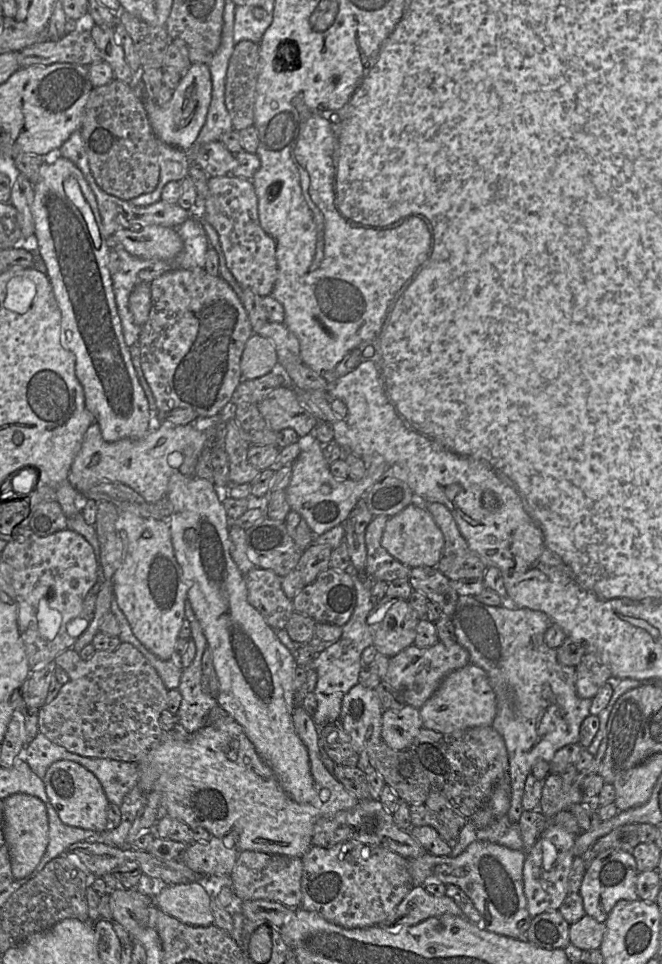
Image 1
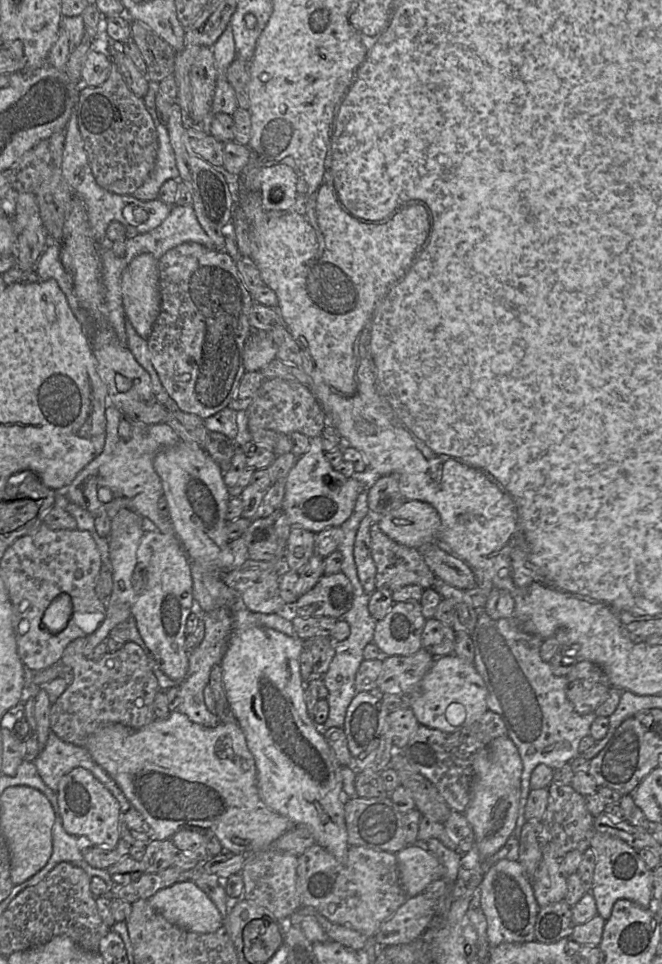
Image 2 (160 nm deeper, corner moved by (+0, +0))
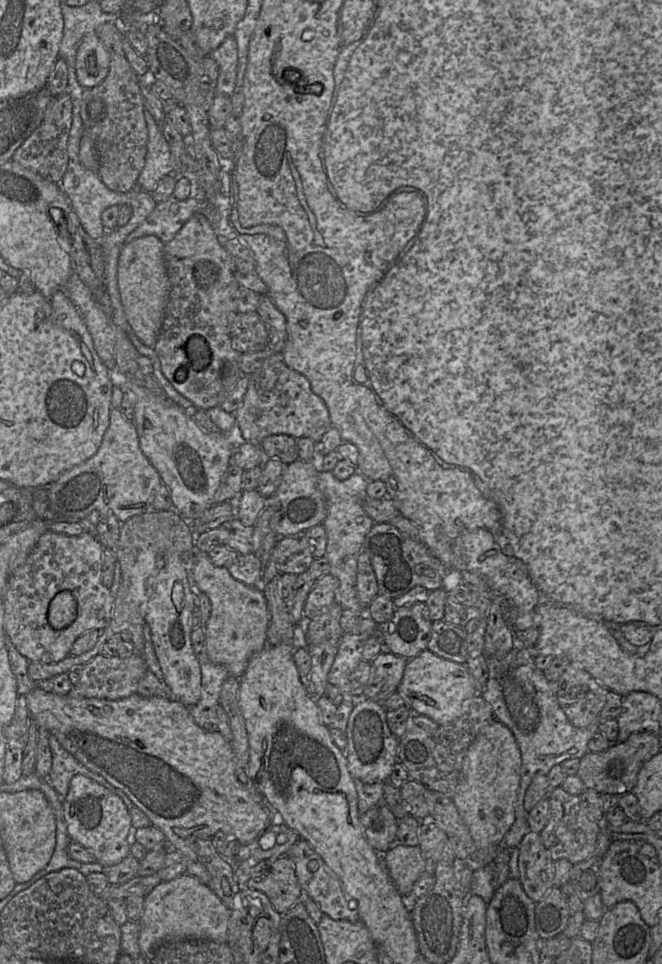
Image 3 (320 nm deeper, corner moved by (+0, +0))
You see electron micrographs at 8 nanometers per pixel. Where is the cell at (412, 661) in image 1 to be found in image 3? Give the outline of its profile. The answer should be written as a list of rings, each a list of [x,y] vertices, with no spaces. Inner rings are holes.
[[[384,649],[371,661],[371,674],[363,697],[382,703],[397,691],[406,664],[407,659]]]

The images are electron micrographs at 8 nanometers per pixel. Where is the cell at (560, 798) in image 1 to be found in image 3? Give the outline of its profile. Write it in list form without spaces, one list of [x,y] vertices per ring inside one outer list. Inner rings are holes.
[[[557,787],[551,789],[548,799],[550,803],[549,820],[539,834],[552,859],[554,861],[567,859],[575,865],[593,856],[601,827],[584,812],[580,796],[571,795],[562,787]]]

